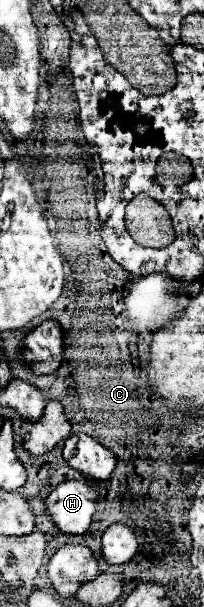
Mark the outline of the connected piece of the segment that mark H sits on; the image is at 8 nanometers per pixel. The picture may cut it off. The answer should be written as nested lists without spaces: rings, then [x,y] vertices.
[[[83,476],[79,480],[61,482],[45,500],[45,512],[51,516],[61,534],[85,534],[91,516],[99,504],[99,484],[91,484]]]

